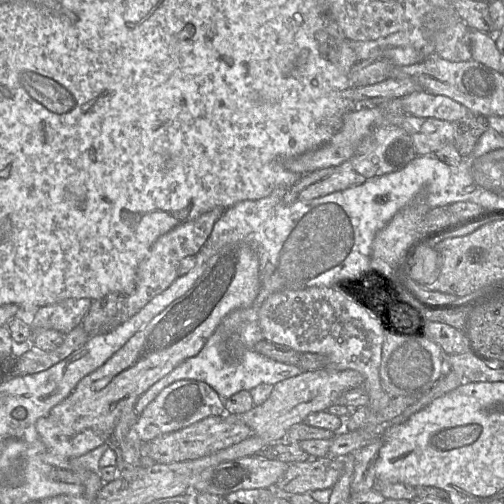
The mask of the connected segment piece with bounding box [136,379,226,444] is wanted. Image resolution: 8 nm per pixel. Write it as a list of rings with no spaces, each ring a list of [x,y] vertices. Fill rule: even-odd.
[[[183,379],[165,387],[139,414],[136,430],[140,439],[148,444],[156,437],[178,431],[209,416],[226,413],[225,400],[207,383]]]

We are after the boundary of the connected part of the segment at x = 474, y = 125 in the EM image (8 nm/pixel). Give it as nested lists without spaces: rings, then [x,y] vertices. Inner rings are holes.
[[[470,113],[452,123],[454,124],[454,145],[462,157],[473,151],[478,139],[488,128],[488,119],[481,114]]]

